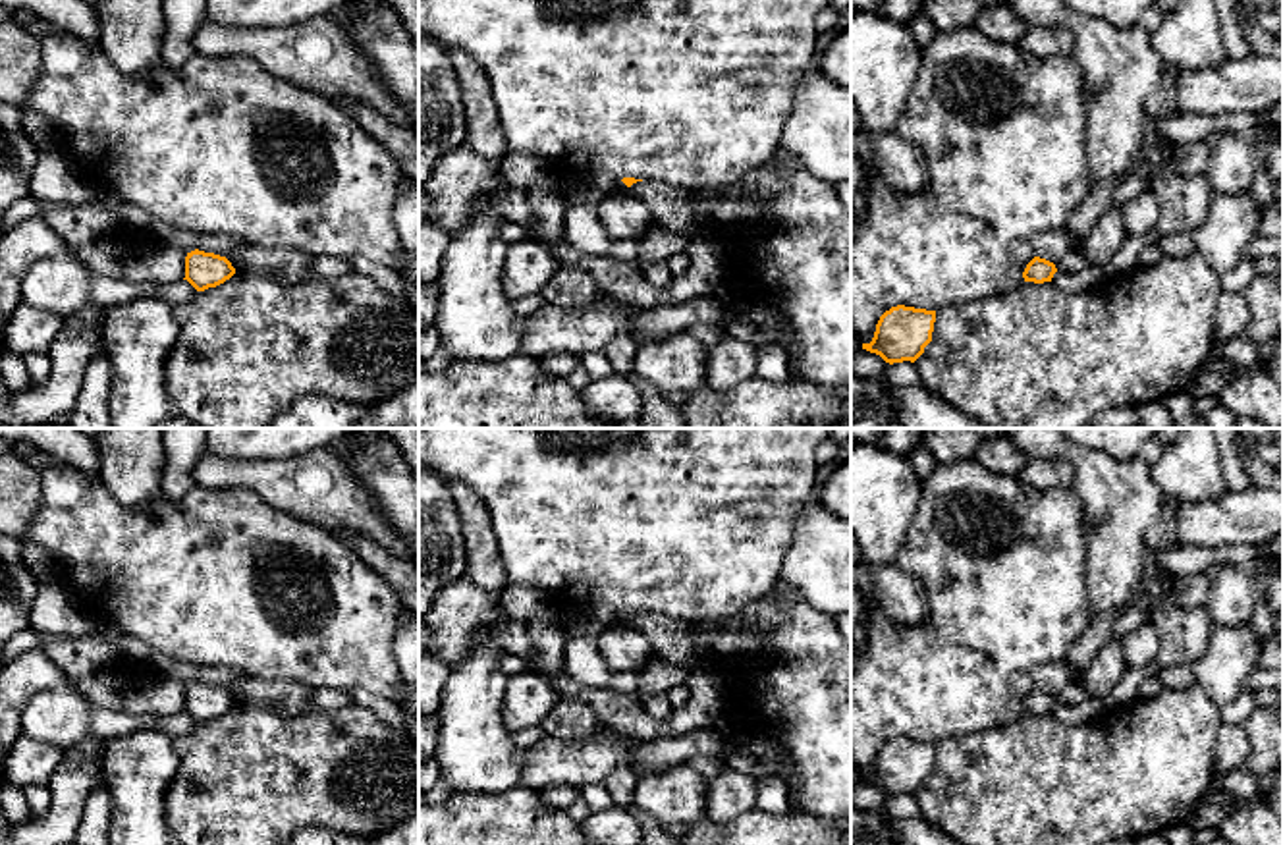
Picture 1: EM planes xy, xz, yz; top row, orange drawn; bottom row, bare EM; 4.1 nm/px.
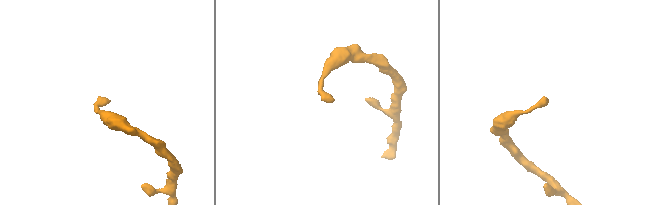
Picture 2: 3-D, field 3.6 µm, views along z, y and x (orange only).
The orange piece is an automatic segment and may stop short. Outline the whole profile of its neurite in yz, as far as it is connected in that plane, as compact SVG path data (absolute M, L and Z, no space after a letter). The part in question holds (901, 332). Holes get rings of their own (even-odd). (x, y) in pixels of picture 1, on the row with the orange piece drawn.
M897 305L886 311L870 343L862 349L880 355L886 363L914 363L932 341L936 311Z

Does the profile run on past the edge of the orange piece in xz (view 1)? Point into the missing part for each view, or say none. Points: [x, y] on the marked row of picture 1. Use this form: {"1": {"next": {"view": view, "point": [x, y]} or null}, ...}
{"1": {"next": null}}

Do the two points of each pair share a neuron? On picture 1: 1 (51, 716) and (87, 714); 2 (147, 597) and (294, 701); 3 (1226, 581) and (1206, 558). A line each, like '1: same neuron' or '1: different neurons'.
1: same neuron
2: different neurons
3: different neurons

